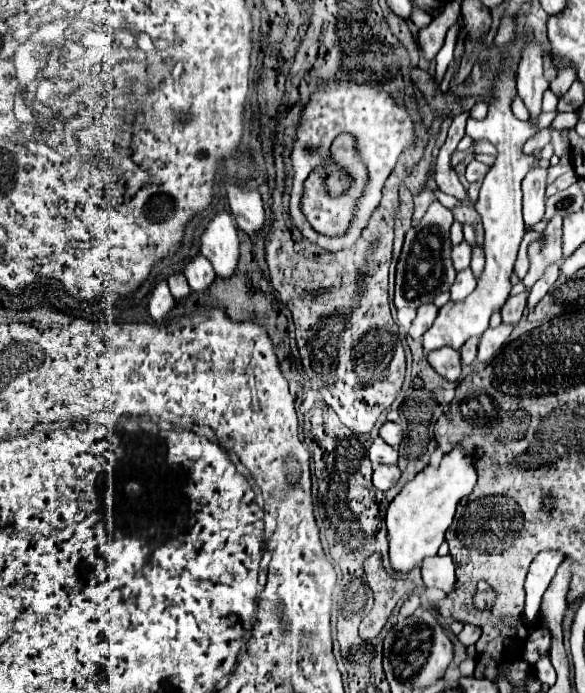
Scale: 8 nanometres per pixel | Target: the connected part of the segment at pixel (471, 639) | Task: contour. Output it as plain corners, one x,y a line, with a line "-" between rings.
466,623
466,625
464,625
464,629
462,629
462,633
458,635
458,639
460,639
460,641
462,641
464,645
466,645
466,647
468,647
468,645
474,645
478,641
480,636
480,627
470,623

